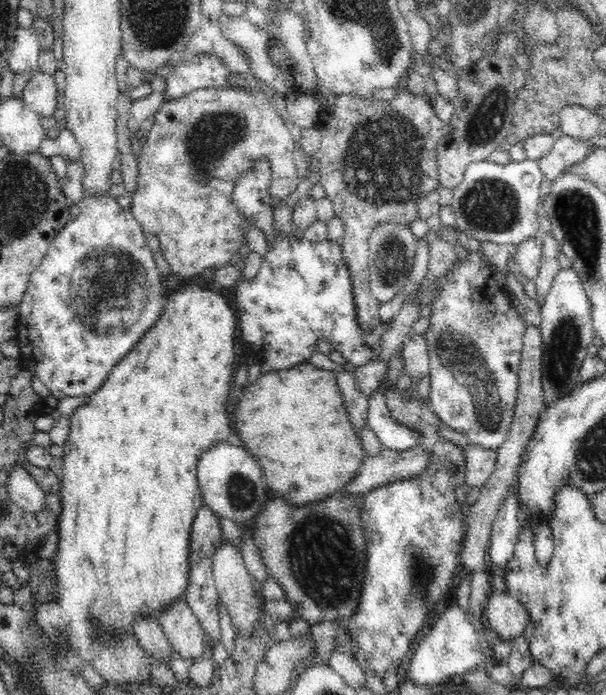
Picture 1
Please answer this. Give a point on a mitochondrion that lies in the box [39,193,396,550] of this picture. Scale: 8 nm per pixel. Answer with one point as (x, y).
(107, 295)

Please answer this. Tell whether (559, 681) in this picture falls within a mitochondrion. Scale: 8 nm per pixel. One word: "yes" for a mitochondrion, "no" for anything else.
no

